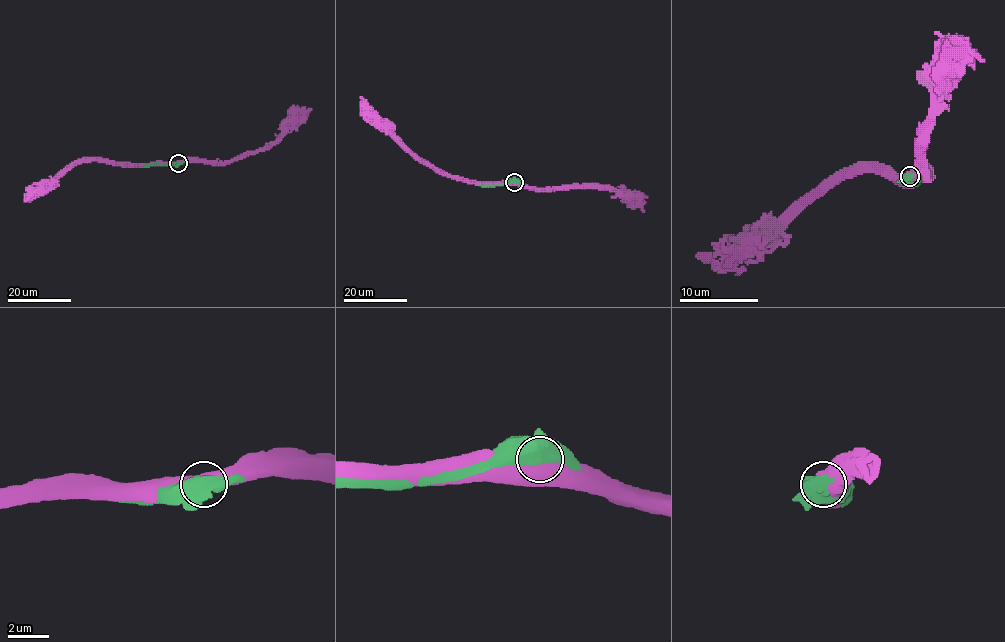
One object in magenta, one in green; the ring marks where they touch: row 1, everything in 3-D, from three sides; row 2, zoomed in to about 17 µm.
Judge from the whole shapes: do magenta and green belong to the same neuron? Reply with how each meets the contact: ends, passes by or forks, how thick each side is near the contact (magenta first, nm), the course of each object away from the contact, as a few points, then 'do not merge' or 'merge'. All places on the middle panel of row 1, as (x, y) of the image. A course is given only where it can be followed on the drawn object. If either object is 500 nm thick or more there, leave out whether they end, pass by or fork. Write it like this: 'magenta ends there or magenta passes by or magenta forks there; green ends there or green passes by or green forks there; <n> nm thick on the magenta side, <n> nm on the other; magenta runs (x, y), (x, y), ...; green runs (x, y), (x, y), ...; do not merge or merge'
850 nm thick on the magenta side, 650 nm on the other; magenta runs (514, 181), (468, 183), (437, 173), (381, 122), (363, 104), (360, 96); green runs (514, 181), (479, 184); do not merge

